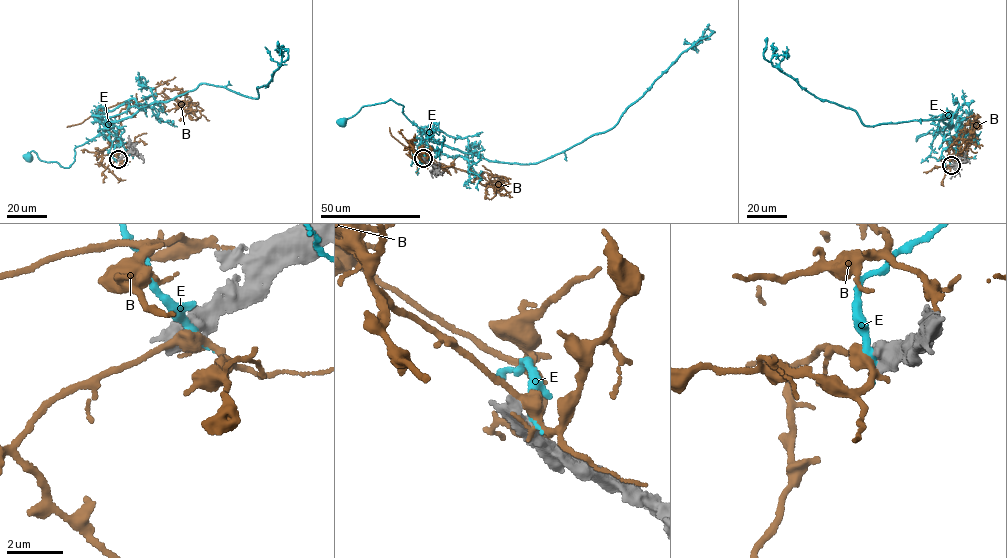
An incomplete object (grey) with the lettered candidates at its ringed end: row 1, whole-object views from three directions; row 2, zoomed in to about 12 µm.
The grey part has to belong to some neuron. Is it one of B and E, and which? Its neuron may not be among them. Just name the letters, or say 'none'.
none

